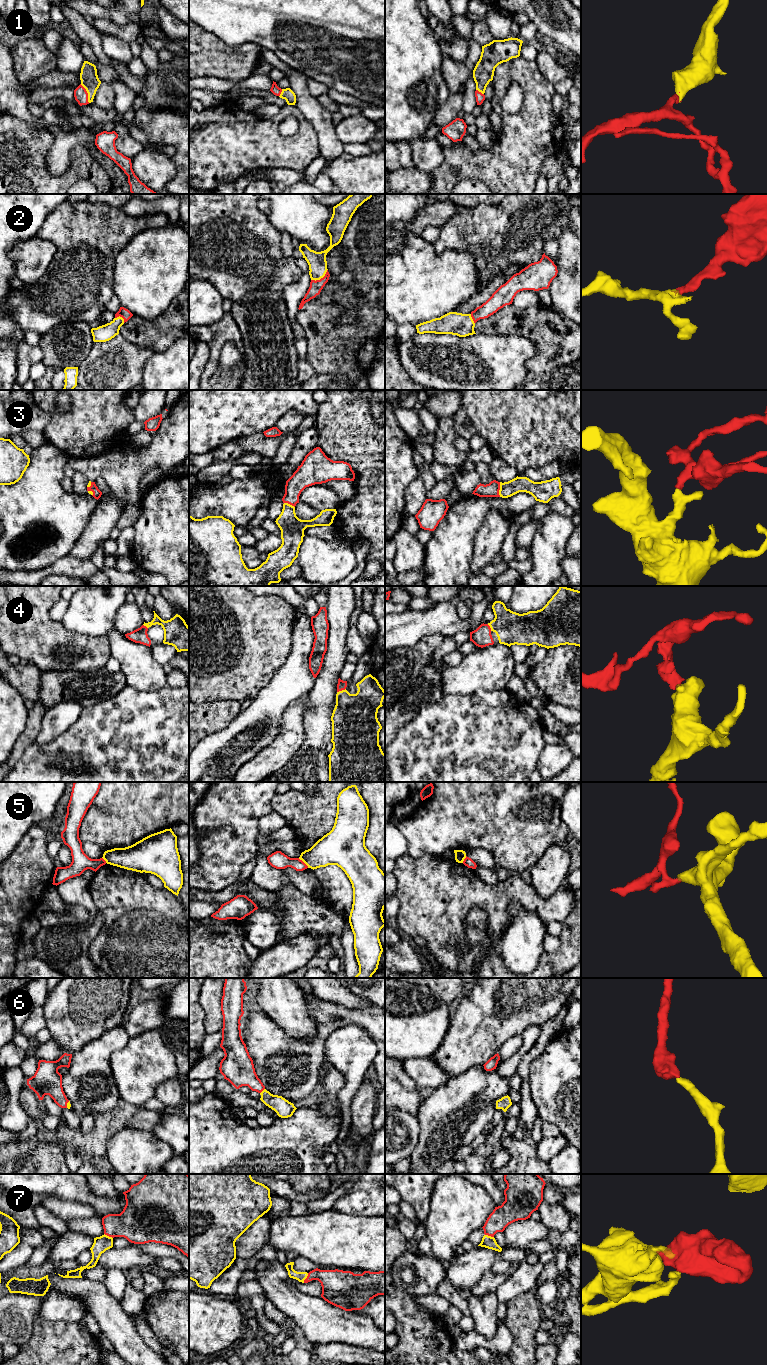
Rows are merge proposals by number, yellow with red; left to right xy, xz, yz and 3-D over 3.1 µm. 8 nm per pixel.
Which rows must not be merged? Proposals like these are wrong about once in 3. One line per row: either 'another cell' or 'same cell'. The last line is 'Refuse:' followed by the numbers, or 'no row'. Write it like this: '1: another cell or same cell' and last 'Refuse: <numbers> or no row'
1: same cell
2: same cell
3: same cell
4: same cell
5: another cell
6: same cell
7: same cell
Refuse: 5

